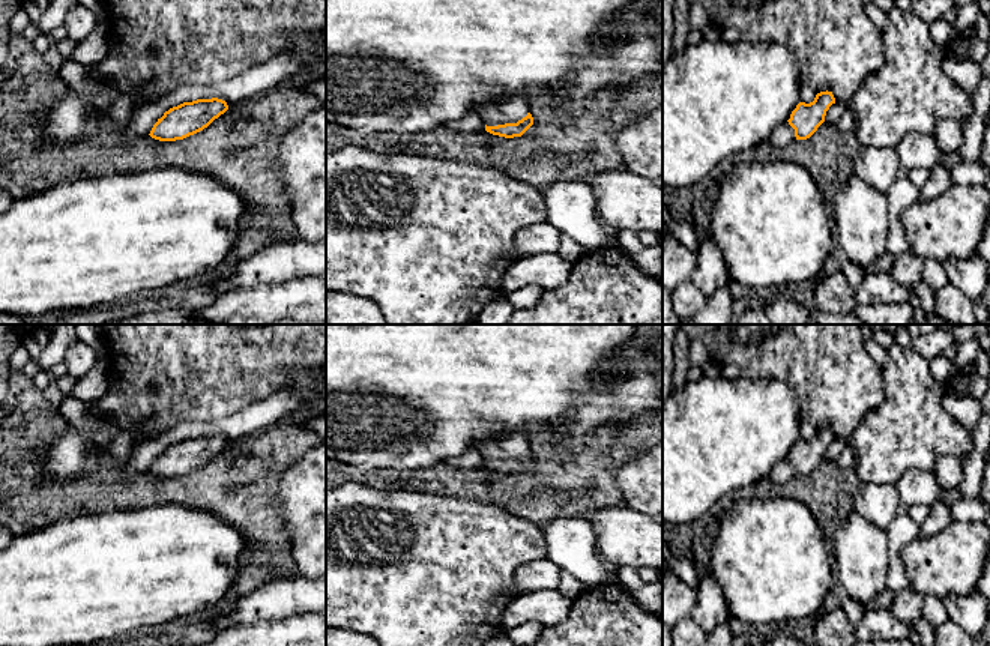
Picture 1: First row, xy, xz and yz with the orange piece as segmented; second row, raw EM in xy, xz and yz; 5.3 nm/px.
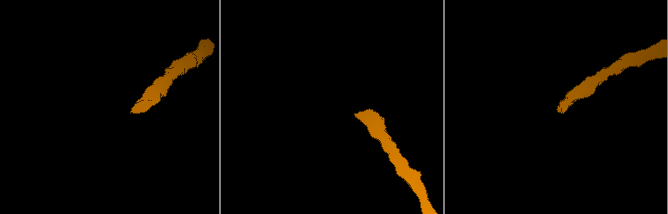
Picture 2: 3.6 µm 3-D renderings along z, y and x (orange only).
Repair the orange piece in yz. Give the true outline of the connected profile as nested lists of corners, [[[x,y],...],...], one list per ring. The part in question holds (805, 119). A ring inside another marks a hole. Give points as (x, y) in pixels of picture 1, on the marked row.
[[[820,92],[810,104],[799,102],[792,111],[790,119],[778,126],[769,137],[772,147],[784,147],[796,140],[810,138],[825,122],[826,111],[835,104],[832,92]]]

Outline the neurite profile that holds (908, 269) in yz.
[[[906,251],[894,257],[894,264],[889,275],[895,282],[915,290],[915,287],[922,281],[924,260],[916,257],[913,252]]]

